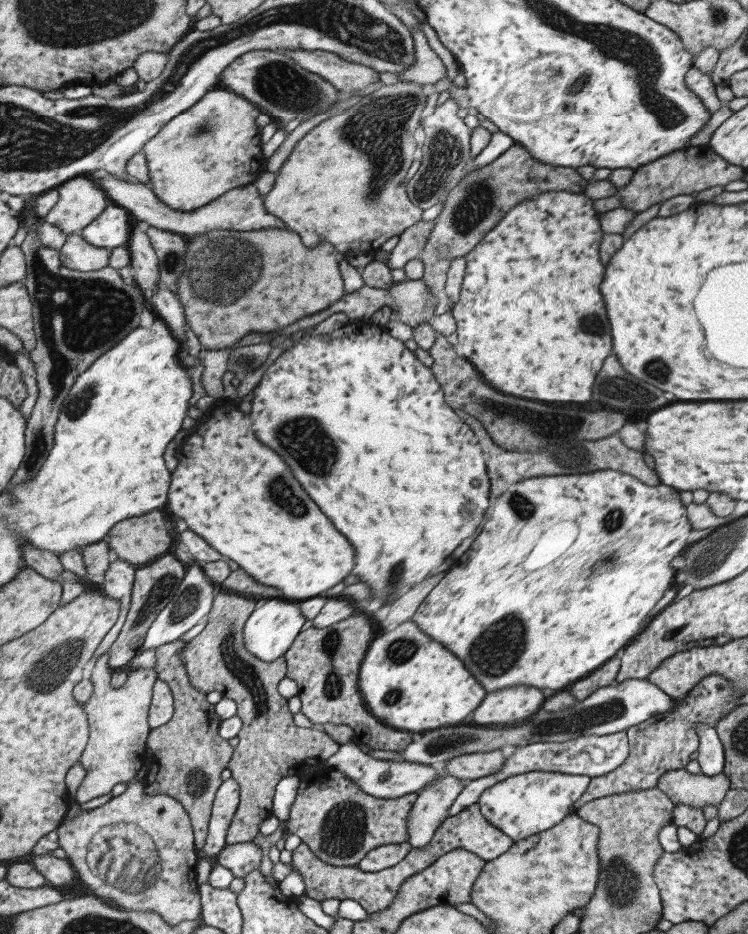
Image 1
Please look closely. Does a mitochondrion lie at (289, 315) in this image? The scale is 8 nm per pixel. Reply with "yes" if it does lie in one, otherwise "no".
no

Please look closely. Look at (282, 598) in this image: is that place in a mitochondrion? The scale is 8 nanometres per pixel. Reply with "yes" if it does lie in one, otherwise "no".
no

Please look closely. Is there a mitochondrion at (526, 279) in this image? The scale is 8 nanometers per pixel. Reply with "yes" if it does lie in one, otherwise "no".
no

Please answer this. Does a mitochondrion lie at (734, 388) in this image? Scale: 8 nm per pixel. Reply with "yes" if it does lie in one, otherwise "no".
no

